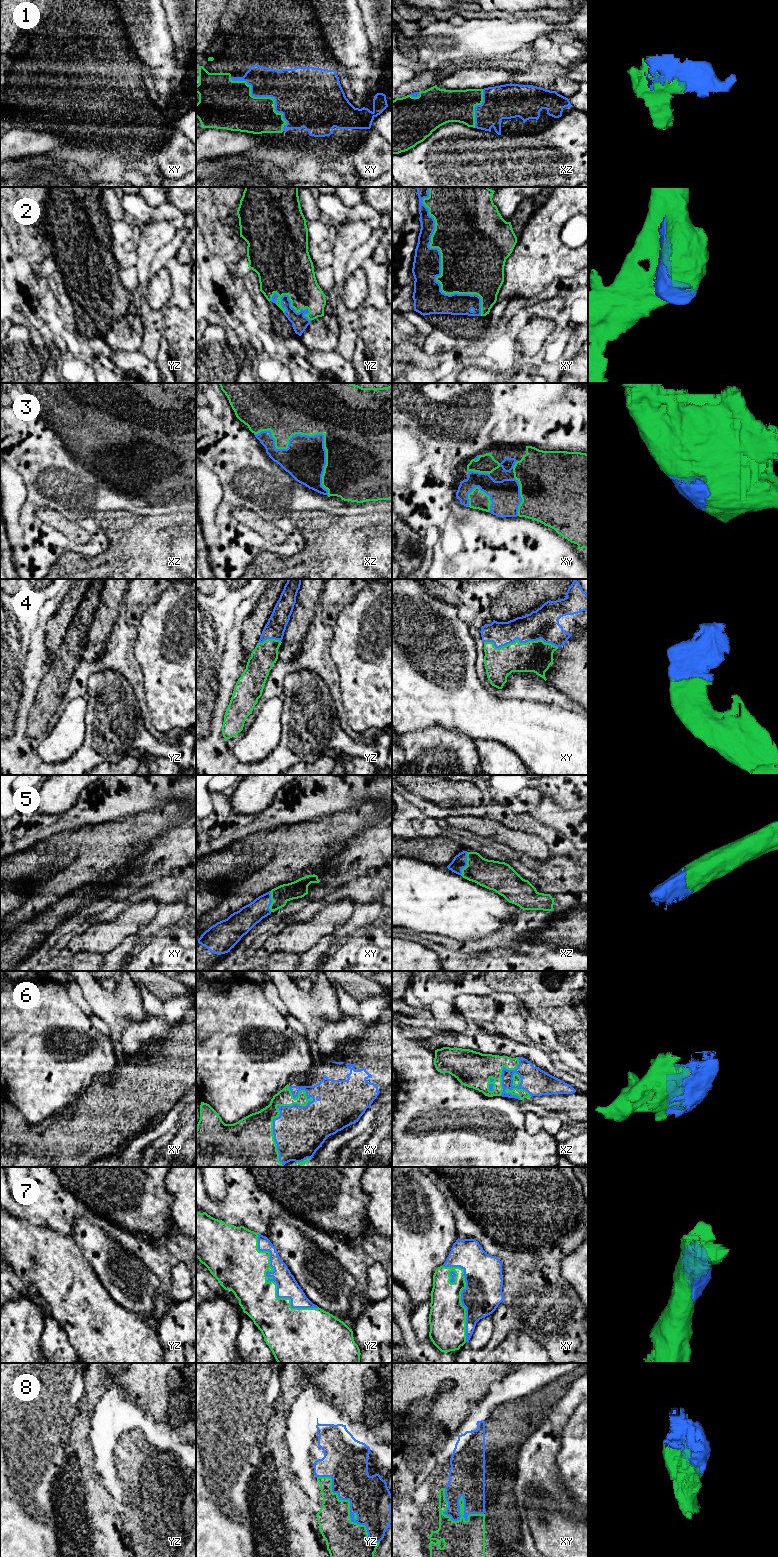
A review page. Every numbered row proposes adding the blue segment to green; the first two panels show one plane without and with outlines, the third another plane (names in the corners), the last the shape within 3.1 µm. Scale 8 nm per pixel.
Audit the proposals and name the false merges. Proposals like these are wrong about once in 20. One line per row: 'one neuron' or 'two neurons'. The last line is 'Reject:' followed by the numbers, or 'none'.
1: one neuron
2: one neuron
3: one neuron
4: one neuron
5: one neuron
6: one neuron
7: one neuron
8: one neuron
Reject: none

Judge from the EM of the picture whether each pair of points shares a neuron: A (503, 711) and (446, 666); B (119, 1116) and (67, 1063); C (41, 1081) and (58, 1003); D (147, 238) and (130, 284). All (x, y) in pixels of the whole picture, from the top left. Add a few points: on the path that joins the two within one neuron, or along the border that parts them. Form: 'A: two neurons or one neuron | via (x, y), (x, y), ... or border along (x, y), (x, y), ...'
A: one neuron | via (489, 709), (460, 680)
B: two neurons | border along (91, 1083), (77, 1096), (74, 1103)
C: one neuron | via (41, 1062), (41, 1050), (37, 1046), (39, 1022)
D: two neurons | border along (134, 266), (137, 272), (138, 287)

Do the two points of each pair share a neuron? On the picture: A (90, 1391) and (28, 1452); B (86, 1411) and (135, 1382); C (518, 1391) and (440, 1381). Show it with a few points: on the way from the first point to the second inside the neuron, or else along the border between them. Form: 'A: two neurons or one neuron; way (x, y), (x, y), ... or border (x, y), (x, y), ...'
A: two neurons; border (85, 1385), (83, 1394)
B: one neuron; way (93, 1397), (108, 1382), (121, 1382)
C: two neurons; border (503, 1375), (490, 1385), (489, 1393), (485, 1397)

